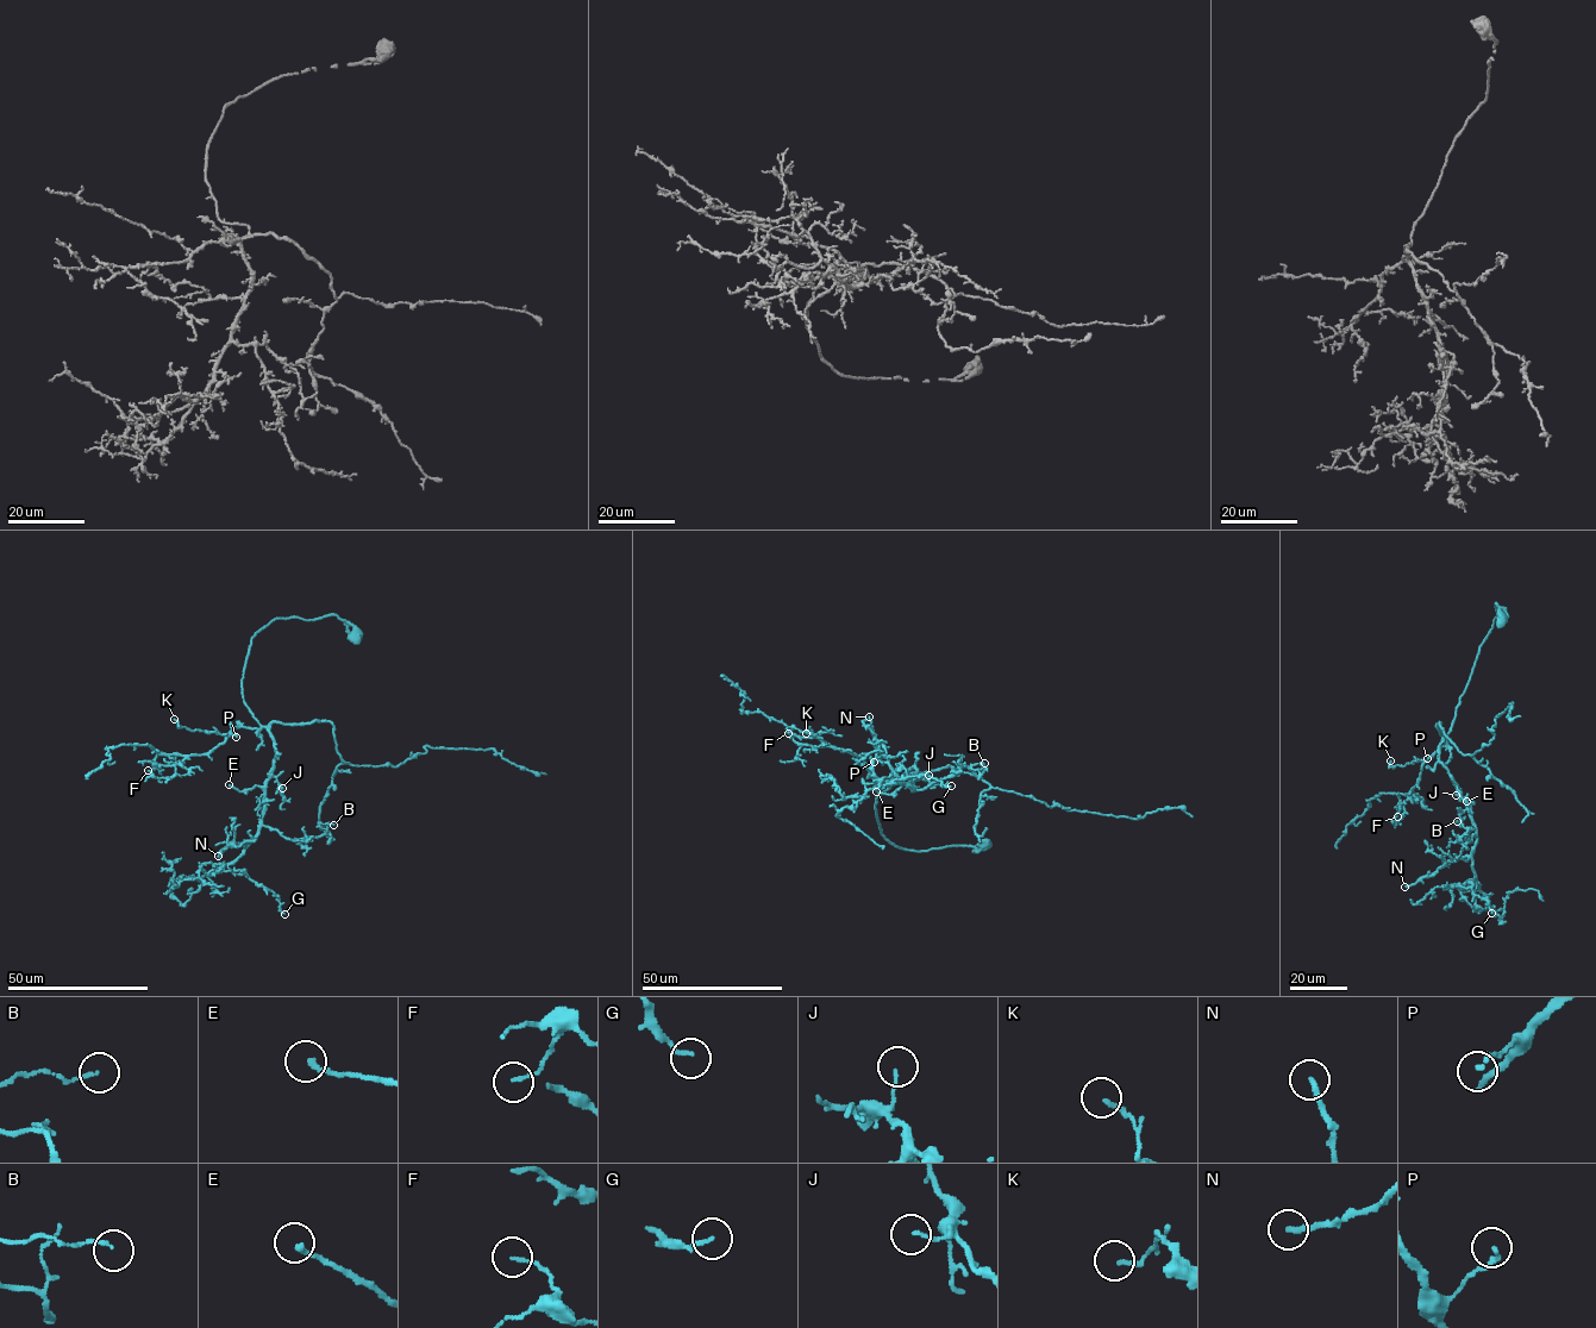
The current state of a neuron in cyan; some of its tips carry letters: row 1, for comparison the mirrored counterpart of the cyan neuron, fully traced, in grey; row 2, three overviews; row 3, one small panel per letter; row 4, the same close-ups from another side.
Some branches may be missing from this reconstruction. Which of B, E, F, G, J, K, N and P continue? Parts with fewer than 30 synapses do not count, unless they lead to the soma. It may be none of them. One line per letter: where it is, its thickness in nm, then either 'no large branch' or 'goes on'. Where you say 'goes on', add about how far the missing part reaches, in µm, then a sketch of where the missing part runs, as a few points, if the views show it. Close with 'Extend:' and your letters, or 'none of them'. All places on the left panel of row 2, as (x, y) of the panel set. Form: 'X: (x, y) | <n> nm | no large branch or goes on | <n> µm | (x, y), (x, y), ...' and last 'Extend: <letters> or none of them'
B: (333, 825) | 110 nm | no large branch
E: (229, 784) | 200 nm | no large branch
F: (148, 770) | 110 nm | no large branch
G: (285, 914) | 150 nm | no large branch
J: (282, 788) | 110 nm | no large branch
K: (174, 719) | 160 nm | no large branch
N: (218, 856) | 200 nm | no large branch
P: (236, 737) | 170 nm | no large branch
Extend: none of them

